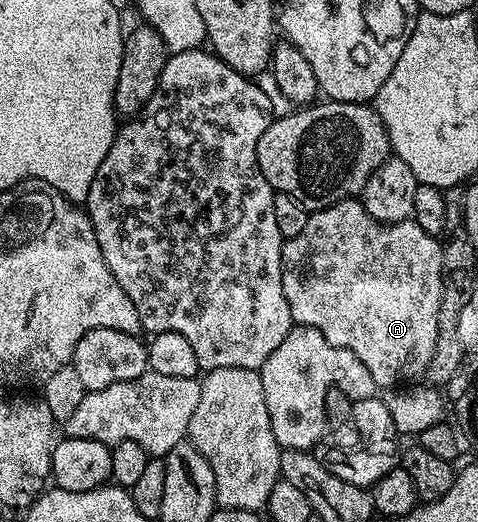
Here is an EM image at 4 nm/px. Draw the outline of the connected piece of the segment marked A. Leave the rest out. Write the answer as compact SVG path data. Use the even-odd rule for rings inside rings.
M357 197L345 198L331 206L325 206L322 210L315 210L310 214L308 224L304 224L304 232L300 236L292 236L285 239L282 244L282 283L284 284L284 296L288 300L290 315L295 323L300 326L316 328L328 340L328 344L348 348L368 368L375 387L394 388L399 384L409 383L417 374L425 375L430 367L433 353L436 352L437 342L437 317L440 313L441 300L441 256L443 243L437 237L424 228L420 228L413 222L392 222L383 224L368 216L368 212L362 207Z

